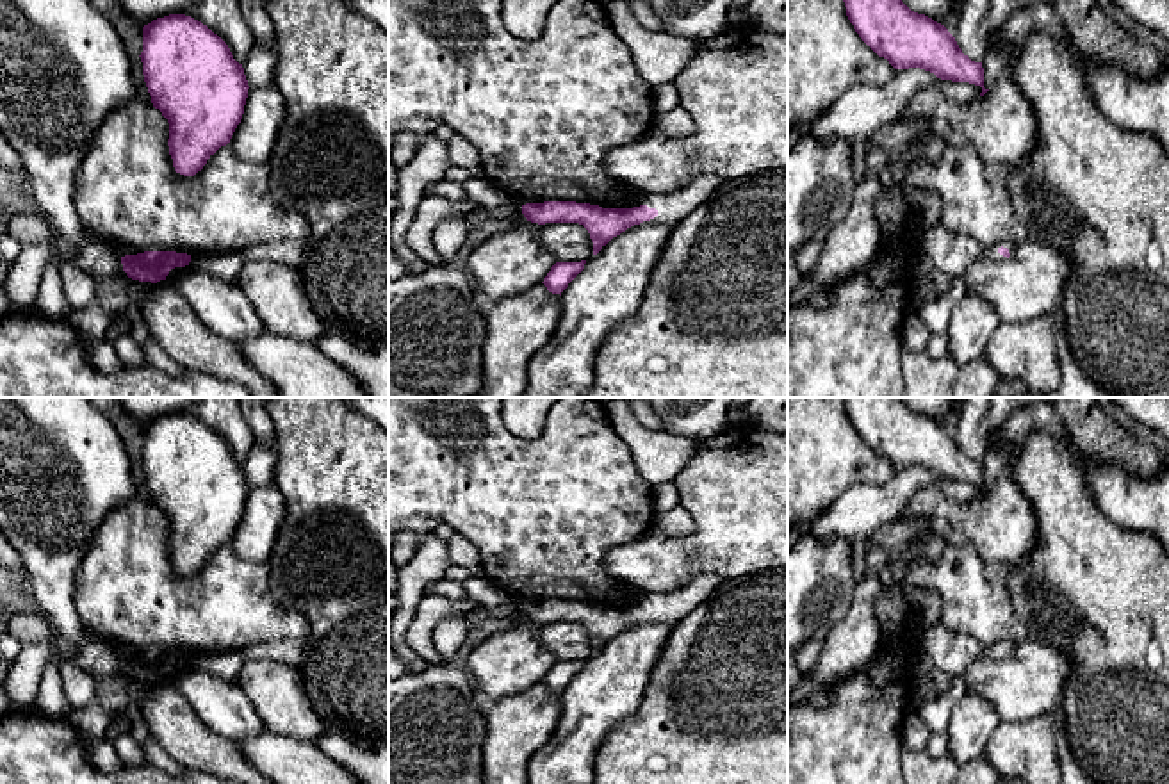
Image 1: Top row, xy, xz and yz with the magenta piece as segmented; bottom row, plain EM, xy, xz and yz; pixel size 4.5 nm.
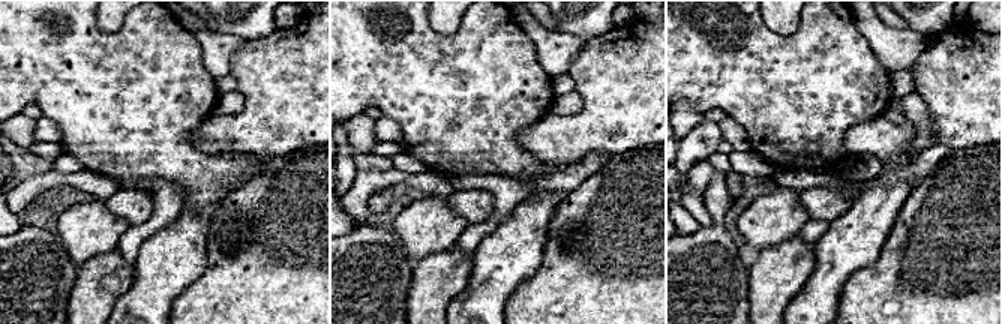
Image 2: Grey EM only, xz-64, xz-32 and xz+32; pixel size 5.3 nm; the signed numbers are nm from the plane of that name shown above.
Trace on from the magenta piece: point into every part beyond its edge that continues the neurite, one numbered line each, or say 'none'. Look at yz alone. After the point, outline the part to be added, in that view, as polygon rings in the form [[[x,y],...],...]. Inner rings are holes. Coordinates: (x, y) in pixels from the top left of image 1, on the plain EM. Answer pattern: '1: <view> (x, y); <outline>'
1: yz (991, 651); [[[1001,640],[1001,641],[996,641],[996,643],[989,645],[989,647],[985,647],[984,649],[984,656],[989,657],[989,659],[993,659],[993,661],[1005,659],[1007,656],[1003,656],[1003,654],[998,652],[998,649],[1001,645],[1007,647],[1010,654],[1014,652],[1016,643],[1009,641],[1009,640]]]

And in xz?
1: xz (674, 606); [[[699,574],[686,586],[670,593],[647,593],[634,606],[647,604],[649,608],[658,609],[658,615],[654,618],[643,620],[643,622],[677,624],[688,613],[691,613],[697,606],[707,600],[722,581],[723,577],[718,574]]]

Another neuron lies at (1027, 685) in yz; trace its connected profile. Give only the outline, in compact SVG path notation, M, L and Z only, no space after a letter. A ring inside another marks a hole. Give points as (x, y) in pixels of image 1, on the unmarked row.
M1028 636L1001 661L982 656L969 663L962 677L968 682L968 693L985 698L1001 722L1028 722L1059 711L1071 670L1073 663L1062 650Z

